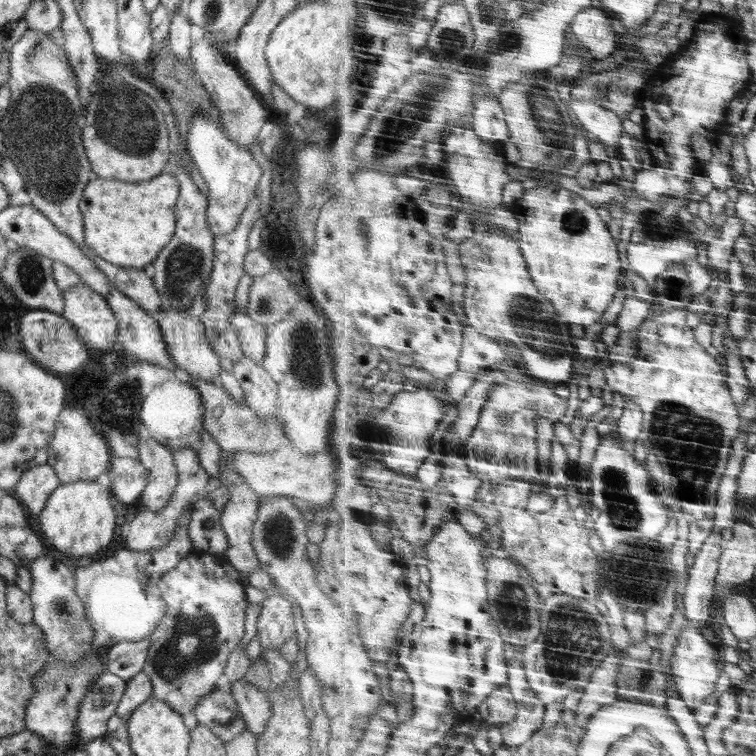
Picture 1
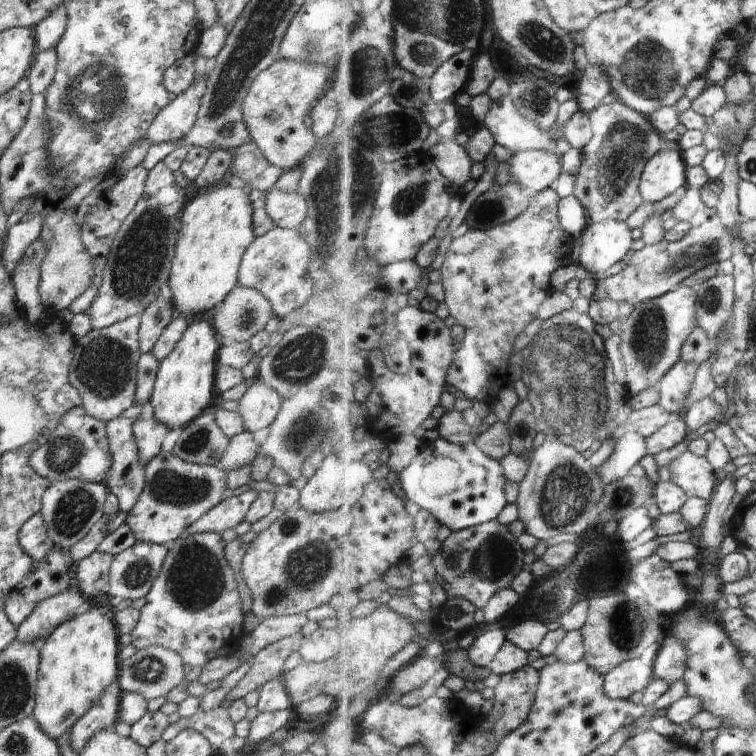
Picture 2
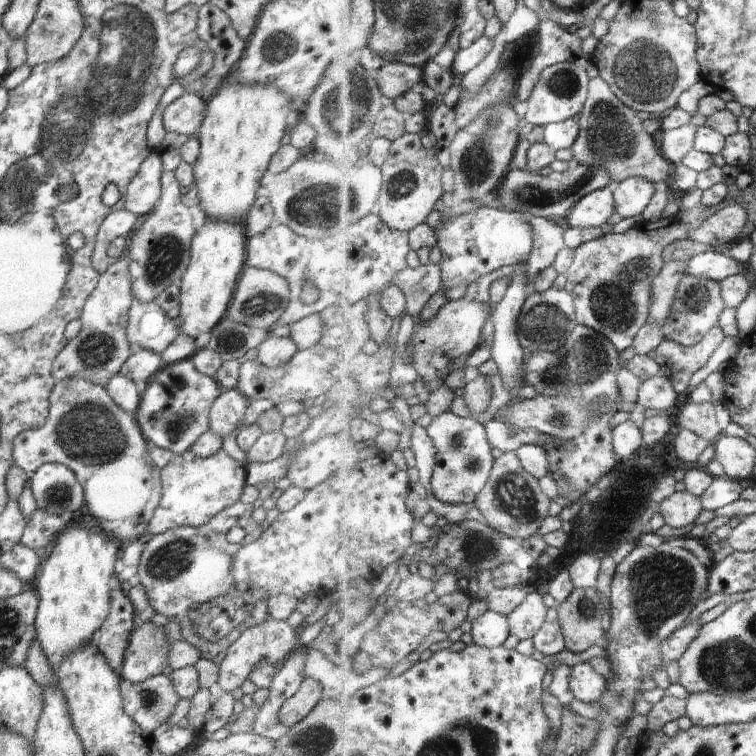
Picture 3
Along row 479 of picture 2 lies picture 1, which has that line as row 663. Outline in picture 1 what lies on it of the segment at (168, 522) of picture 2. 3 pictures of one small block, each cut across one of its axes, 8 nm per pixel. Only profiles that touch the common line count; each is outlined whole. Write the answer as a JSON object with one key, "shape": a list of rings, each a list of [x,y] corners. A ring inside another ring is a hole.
{"shape":[[[192,552],[188,554],[188,556],[185,556],[174,568],[165,572],[158,581],[159,592],[166,603],[166,612],[162,617],[162,621],[157,626],[156,631],[148,638],[148,640],[150,640],[150,649],[148,650],[148,657],[146,664],[144,664],[143,672],[150,677],[151,684],[153,685],[153,697],[156,700],[164,700],[174,711],[180,713],[182,717],[186,716],[186,714],[192,714],[199,699],[203,698],[203,696],[207,696],[207,694],[212,691],[212,688],[216,688],[218,679],[225,673],[230,652],[245,636],[244,616],[246,608],[250,604],[246,601],[245,586],[246,584],[241,579],[238,571],[232,568],[232,565],[226,560],[224,554],[221,553]]]}

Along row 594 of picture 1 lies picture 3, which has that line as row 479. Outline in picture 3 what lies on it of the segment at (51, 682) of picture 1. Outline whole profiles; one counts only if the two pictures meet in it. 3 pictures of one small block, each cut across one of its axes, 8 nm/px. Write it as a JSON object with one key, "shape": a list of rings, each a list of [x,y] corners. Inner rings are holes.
{"shape":[[[68,378],[56,381],[53,389],[48,395],[49,400],[49,413],[47,421],[36,429],[28,429],[17,434],[13,440],[13,459],[14,465],[21,468],[25,473],[33,473],[38,470],[43,464],[46,463],[60,463],[67,466],[74,472],[78,482],[83,486],[85,494],[85,510],[92,515],[100,524],[102,524],[102,532],[109,534],[110,538],[113,538],[121,544],[134,543],[141,539],[146,534],[147,526],[150,519],[153,517],[154,511],[159,507],[162,498],[162,483],[160,479],[160,470],[156,470],[155,462],[152,460],[150,453],[146,450],[147,440],[143,437],[137,422],[129,412],[122,410],[107,393],[107,390],[102,385],[91,383],[86,378]]]}

